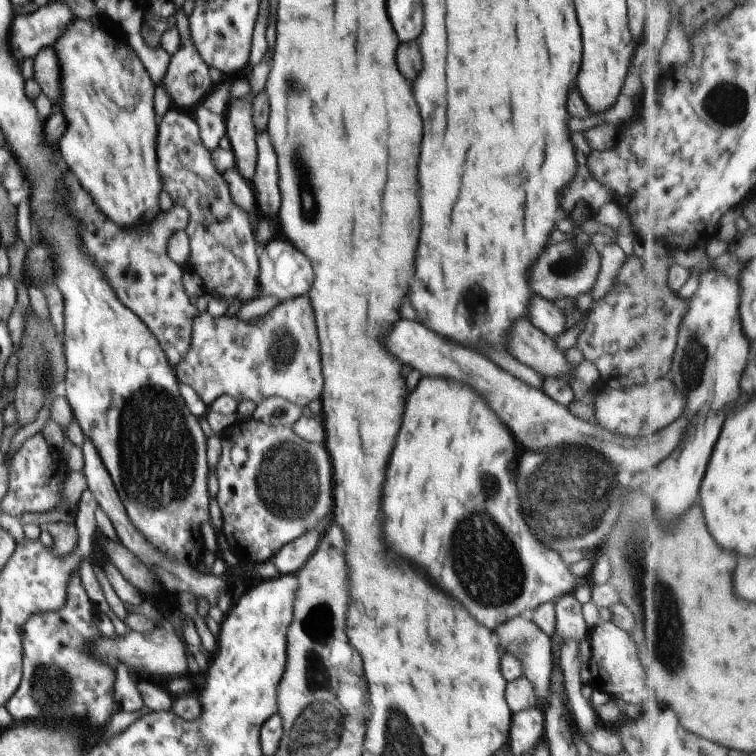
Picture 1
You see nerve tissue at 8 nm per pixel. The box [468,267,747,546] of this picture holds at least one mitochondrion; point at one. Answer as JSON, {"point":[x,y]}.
{"point":[691,364]}

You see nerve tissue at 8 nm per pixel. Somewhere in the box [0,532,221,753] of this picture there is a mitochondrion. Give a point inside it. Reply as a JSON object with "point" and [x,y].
{"point":[51,686]}

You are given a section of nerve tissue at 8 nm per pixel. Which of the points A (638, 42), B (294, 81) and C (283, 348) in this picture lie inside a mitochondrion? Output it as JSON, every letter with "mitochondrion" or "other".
{"A":"other","B":"mitochondrion","C":"mitochondrion"}

